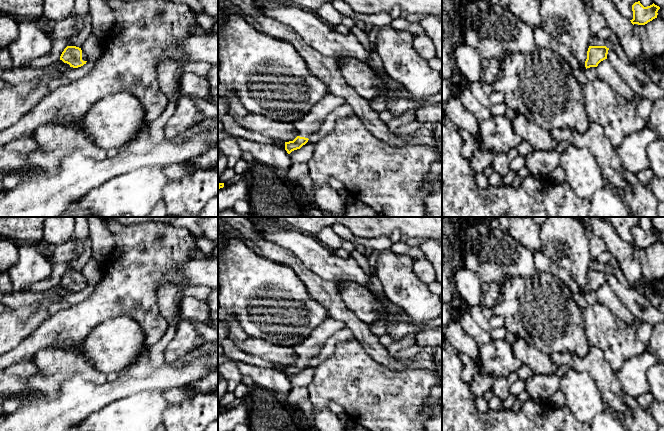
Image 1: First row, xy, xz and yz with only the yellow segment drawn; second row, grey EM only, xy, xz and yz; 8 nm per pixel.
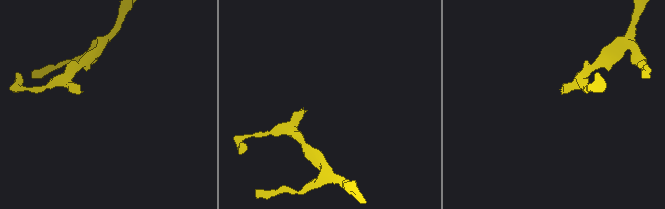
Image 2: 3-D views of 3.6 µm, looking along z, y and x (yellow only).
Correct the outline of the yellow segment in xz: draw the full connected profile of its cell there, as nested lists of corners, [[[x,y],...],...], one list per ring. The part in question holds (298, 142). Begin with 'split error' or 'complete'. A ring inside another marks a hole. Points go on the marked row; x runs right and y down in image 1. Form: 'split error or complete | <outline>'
split error | [[[332,93],[324,95],[307,114],[293,123],[298,131],[298,136],[293,141],[285,142],[287,153],[290,154],[305,145],[308,138],[322,128],[326,117],[345,103],[343,98]]]

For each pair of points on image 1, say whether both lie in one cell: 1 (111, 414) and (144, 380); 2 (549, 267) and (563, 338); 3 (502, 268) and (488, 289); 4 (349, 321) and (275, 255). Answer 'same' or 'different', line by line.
1: different
2: different
3: different
4: same

